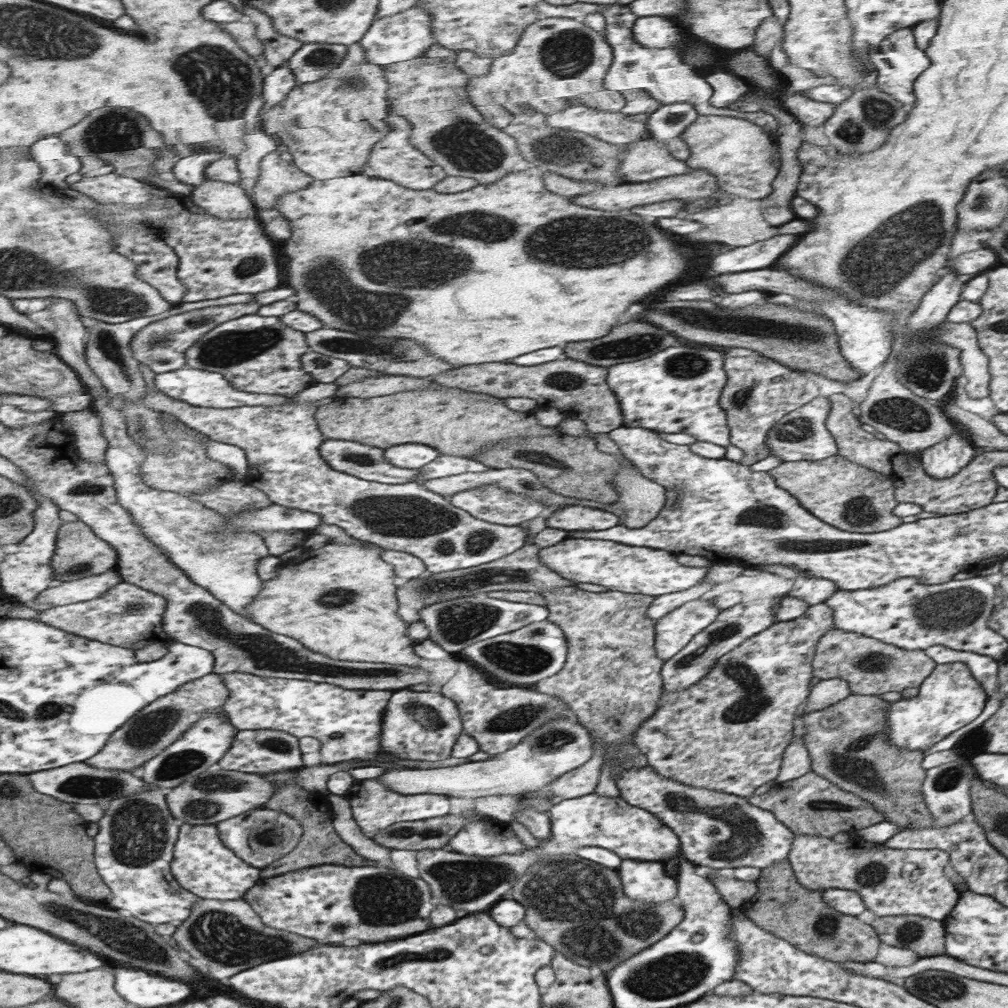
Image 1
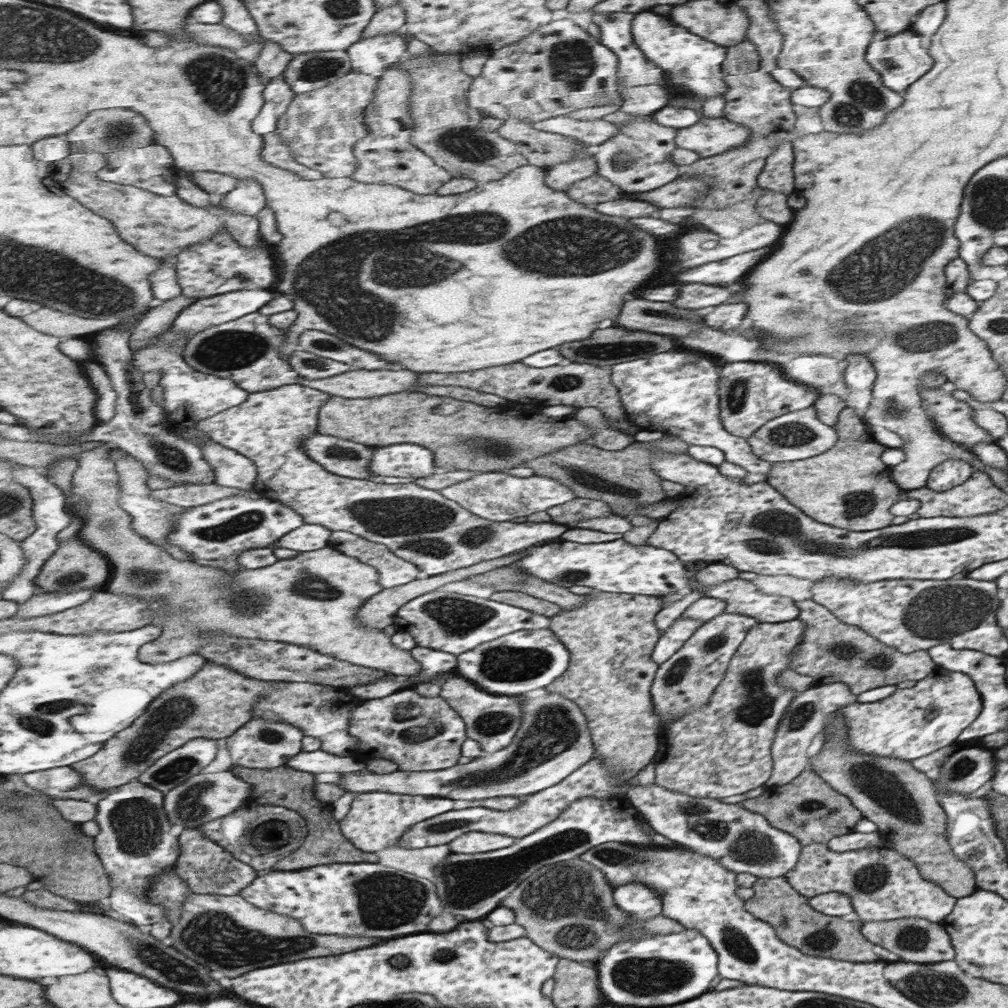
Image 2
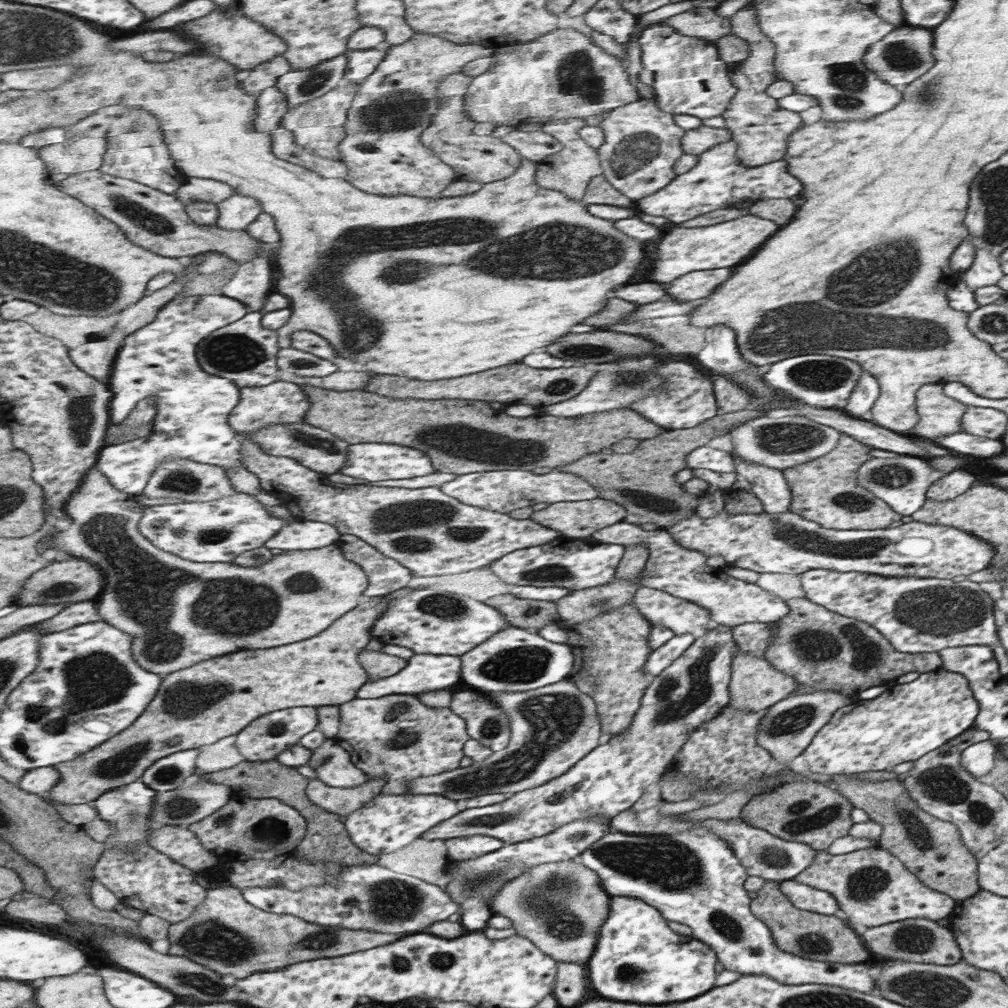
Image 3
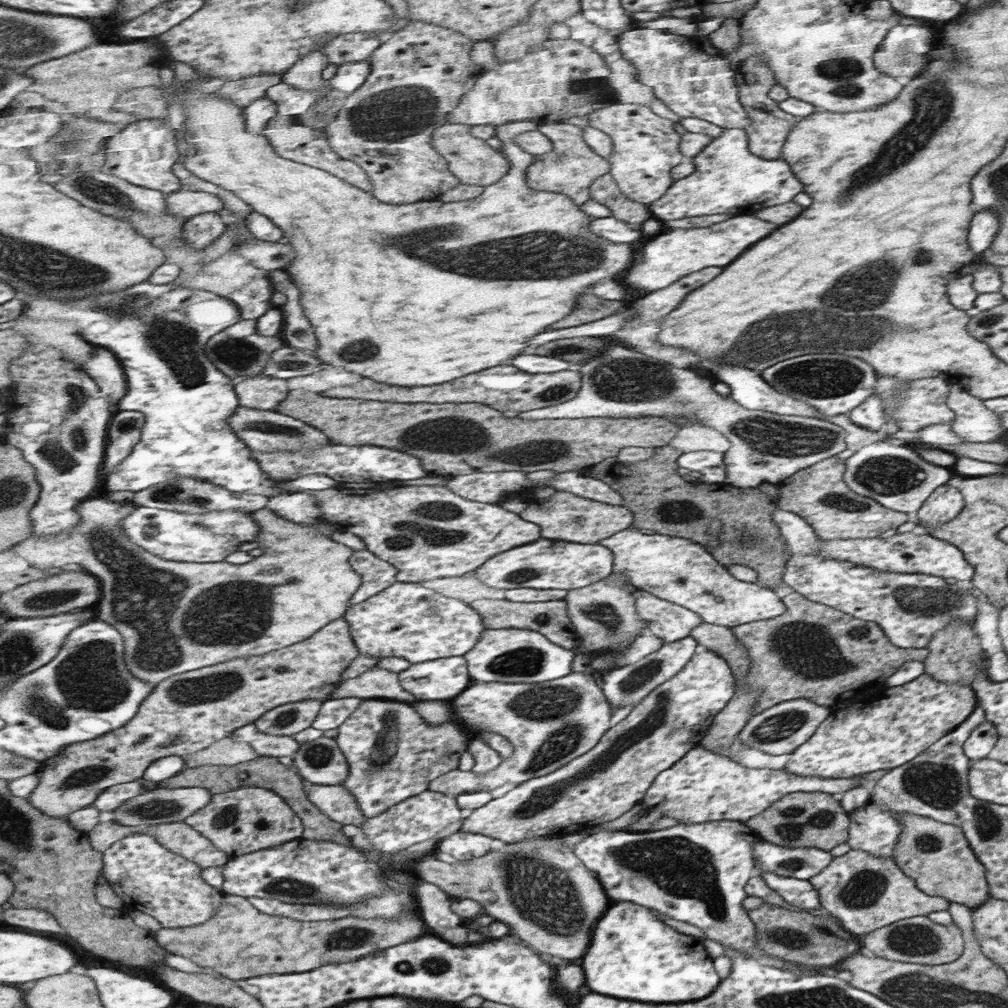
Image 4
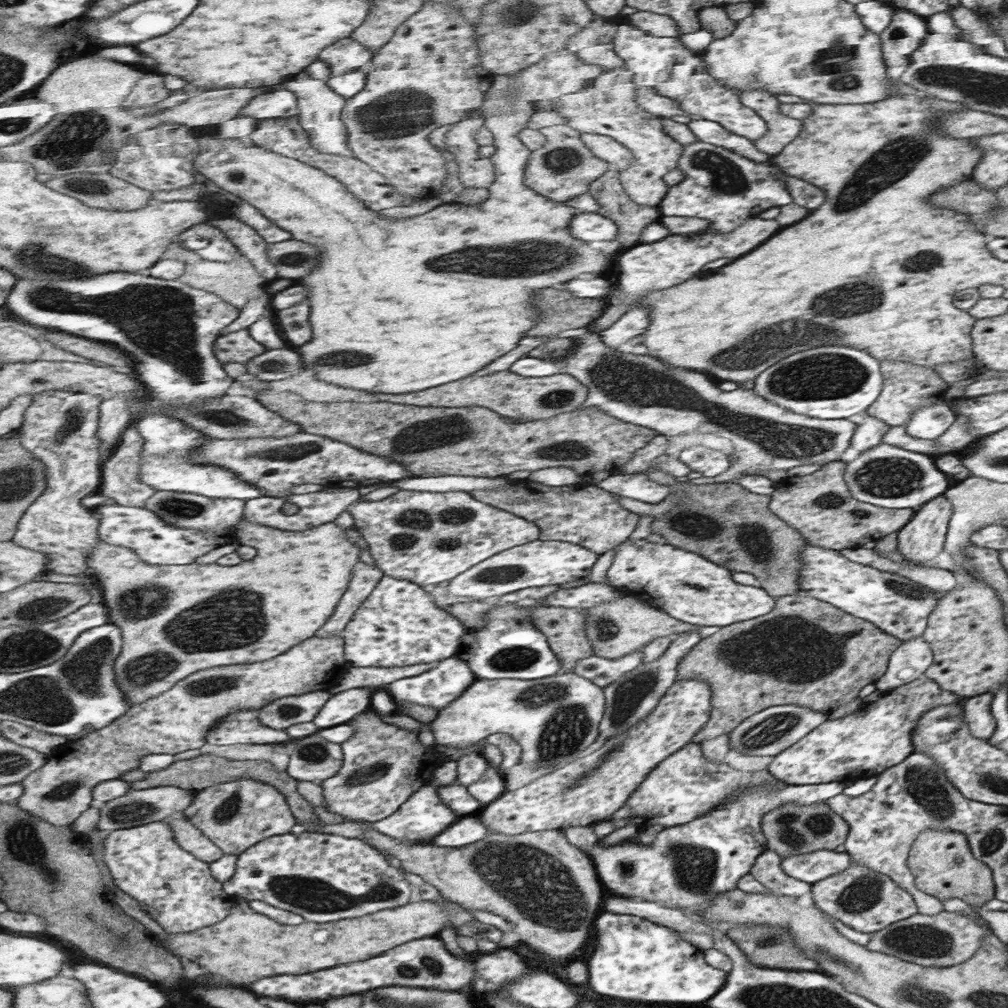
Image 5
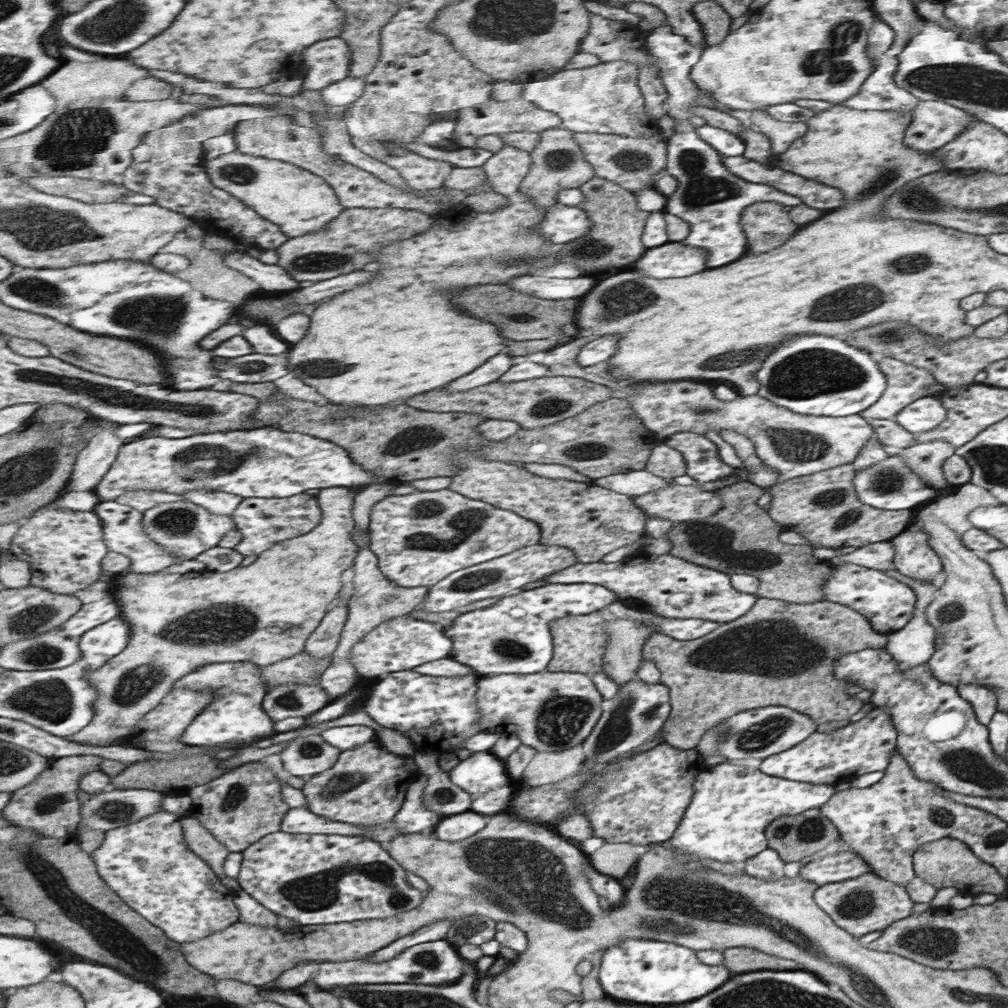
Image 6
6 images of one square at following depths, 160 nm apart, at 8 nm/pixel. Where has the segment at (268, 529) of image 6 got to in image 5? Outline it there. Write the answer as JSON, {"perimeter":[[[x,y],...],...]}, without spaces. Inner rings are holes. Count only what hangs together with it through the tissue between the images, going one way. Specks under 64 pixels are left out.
{"perimeter":[[[339,488],[338,491],[319,491],[307,494],[291,494],[286,497],[259,496],[246,501],[244,518],[254,523],[281,530],[306,531],[333,522],[348,506],[361,498],[358,488]]]}

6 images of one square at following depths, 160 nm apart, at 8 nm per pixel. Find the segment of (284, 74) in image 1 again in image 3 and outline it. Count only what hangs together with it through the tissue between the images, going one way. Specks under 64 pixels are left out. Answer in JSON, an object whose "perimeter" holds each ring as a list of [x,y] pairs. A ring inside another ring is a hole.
{"perimeter":[[[276,86],[265,89],[258,96],[258,119],[255,128],[261,133],[271,133],[282,125],[290,109],[287,95]]]}

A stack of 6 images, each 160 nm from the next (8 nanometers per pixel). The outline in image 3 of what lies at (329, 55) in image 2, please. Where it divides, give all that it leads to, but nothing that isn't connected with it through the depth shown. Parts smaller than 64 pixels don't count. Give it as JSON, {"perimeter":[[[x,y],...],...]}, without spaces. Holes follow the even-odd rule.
{"perimeter":[[[341,55],[307,70],[295,70],[279,78],[276,87],[287,95],[290,108],[319,98],[344,84],[348,56]]]}

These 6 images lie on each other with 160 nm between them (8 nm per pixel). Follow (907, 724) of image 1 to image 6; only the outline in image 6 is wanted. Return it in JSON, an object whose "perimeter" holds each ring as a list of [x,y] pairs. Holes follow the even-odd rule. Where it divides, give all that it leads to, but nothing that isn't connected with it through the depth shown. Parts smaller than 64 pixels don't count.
{"perimeter":[[[873,706],[861,719],[839,728],[839,732],[814,732],[802,743],[762,759],[758,769],[767,776],[783,777],[785,780],[835,785],[852,781],[865,773],[884,771],[889,757],[897,751],[897,739],[890,714],[883,707]]]}

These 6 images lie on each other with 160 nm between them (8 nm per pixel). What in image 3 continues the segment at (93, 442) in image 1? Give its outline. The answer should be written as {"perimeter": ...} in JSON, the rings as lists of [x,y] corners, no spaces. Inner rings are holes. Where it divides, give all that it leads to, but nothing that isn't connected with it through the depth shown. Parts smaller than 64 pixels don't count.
{"perimeter":[[[95,465],[82,480],[81,488],[65,504],[64,511],[73,522],[68,529],[52,536],[51,548],[91,561],[102,570],[106,580],[98,599],[99,614],[107,624],[131,634],[135,661],[163,678],[223,655],[314,638],[327,631],[341,616],[358,608],[363,593],[370,587],[365,569],[347,560],[338,543],[315,550],[283,551],[259,568],[247,568],[234,562],[200,563],[184,559],[155,546],[140,531],[142,506],[136,497],[119,490]],[[382,649],[379,651],[363,650],[359,654],[359,661],[370,676],[371,682],[388,676],[399,675],[408,665],[409,660],[399,658],[399,656],[389,656]]]}

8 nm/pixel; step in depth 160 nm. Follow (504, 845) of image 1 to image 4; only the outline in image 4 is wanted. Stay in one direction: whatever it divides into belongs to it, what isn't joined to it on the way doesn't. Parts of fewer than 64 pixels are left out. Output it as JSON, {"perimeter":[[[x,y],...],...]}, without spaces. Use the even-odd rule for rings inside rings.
{"perimeter":[[[457,832],[449,838],[445,838],[439,846],[439,852],[451,854],[457,860],[471,860],[485,856],[493,848],[493,838],[483,836],[483,834],[467,834],[467,832]]]}

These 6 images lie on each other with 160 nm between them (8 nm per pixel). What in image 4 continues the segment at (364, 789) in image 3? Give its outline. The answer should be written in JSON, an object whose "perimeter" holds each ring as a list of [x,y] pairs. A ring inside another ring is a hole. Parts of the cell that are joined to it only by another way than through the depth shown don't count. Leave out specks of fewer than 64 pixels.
{"perimeter":[[[304,781],[311,799],[327,816],[342,825],[361,826],[368,817],[361,810],[357,797],[345,785],[322,785]]]}

